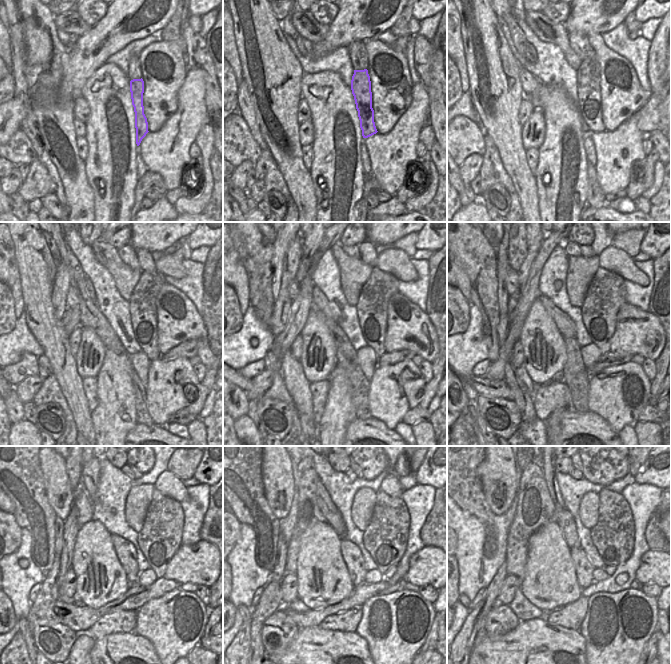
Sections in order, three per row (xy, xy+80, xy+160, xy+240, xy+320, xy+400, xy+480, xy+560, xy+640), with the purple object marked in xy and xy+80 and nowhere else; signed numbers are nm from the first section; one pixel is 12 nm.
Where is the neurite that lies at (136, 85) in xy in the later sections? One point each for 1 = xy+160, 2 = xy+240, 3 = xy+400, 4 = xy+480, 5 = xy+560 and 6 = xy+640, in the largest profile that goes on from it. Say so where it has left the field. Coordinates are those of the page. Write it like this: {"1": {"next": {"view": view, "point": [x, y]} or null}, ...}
{"1": {"next": {"view": "xy+160", "point": [588, 75]}}, "2": {"next": {"view": "xy+240", "point": [144, 322]}}, "3": {"next": {"view": "xy+400", "point": [606, 293]}}, "4": {"next": {"view": "xy+480", "point": [159, 539]}}, "5": {"next": {"view": "xy+560", "point": [385, 538]}}, "6": {"next": {"view": "xy+640", "point": [613, 536]}}}

